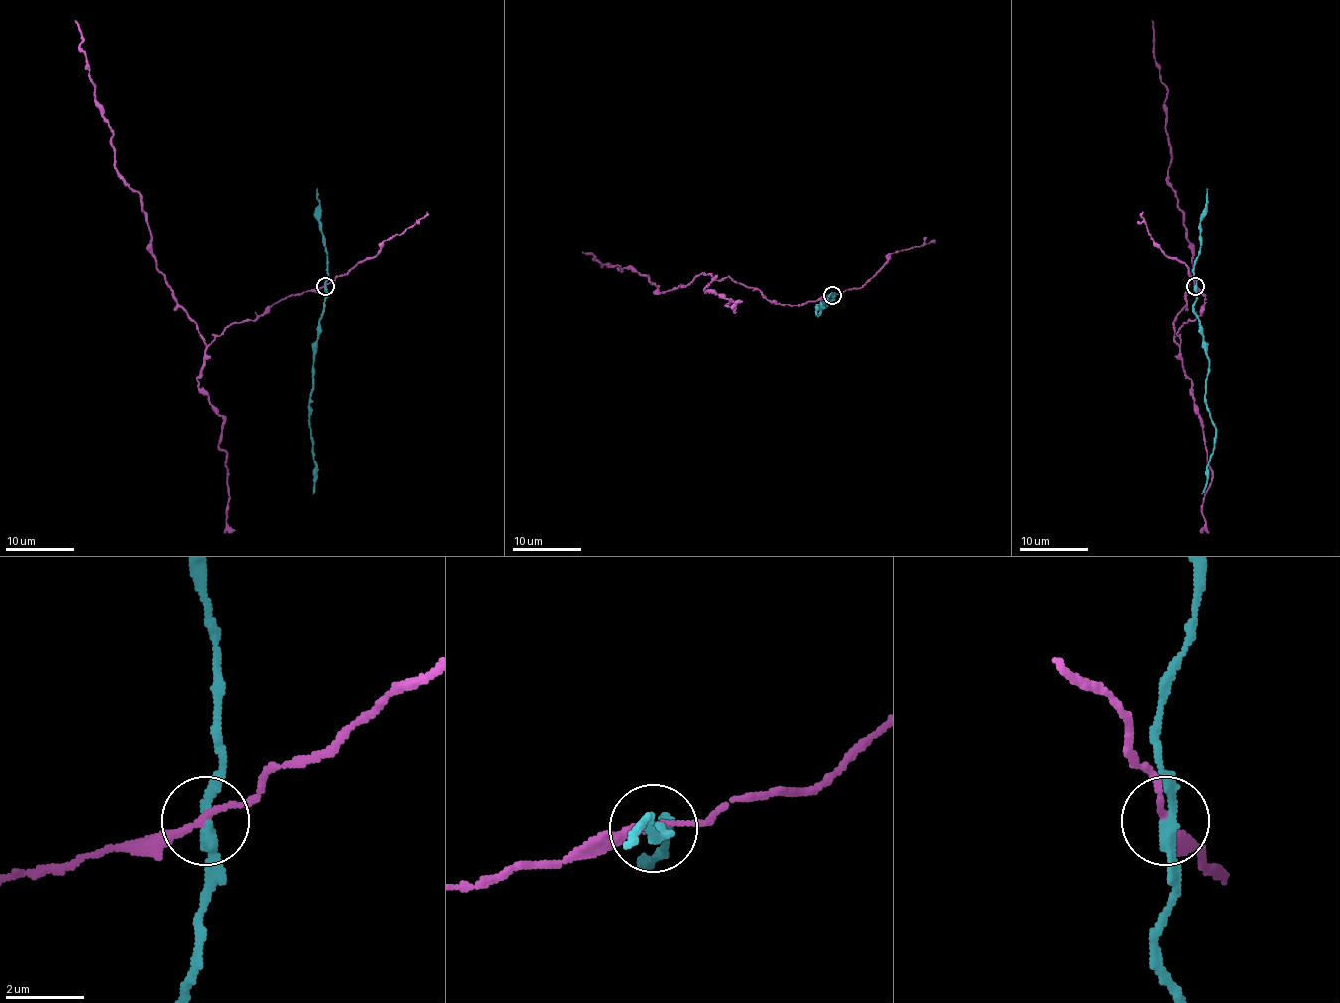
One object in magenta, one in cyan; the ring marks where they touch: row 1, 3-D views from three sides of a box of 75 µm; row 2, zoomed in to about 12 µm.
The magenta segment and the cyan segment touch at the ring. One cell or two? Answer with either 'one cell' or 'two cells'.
two cells

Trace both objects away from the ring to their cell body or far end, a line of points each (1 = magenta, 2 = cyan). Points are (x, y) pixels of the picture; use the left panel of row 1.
1: (325, 285), (203, 340), (156, 266), (139, 194), (115, 166), (113, 130), (75, 21)
2: (325, 285), (324, 314), (318, 320), (313, 359), (310, 408), (315, 466), (313, 494)

